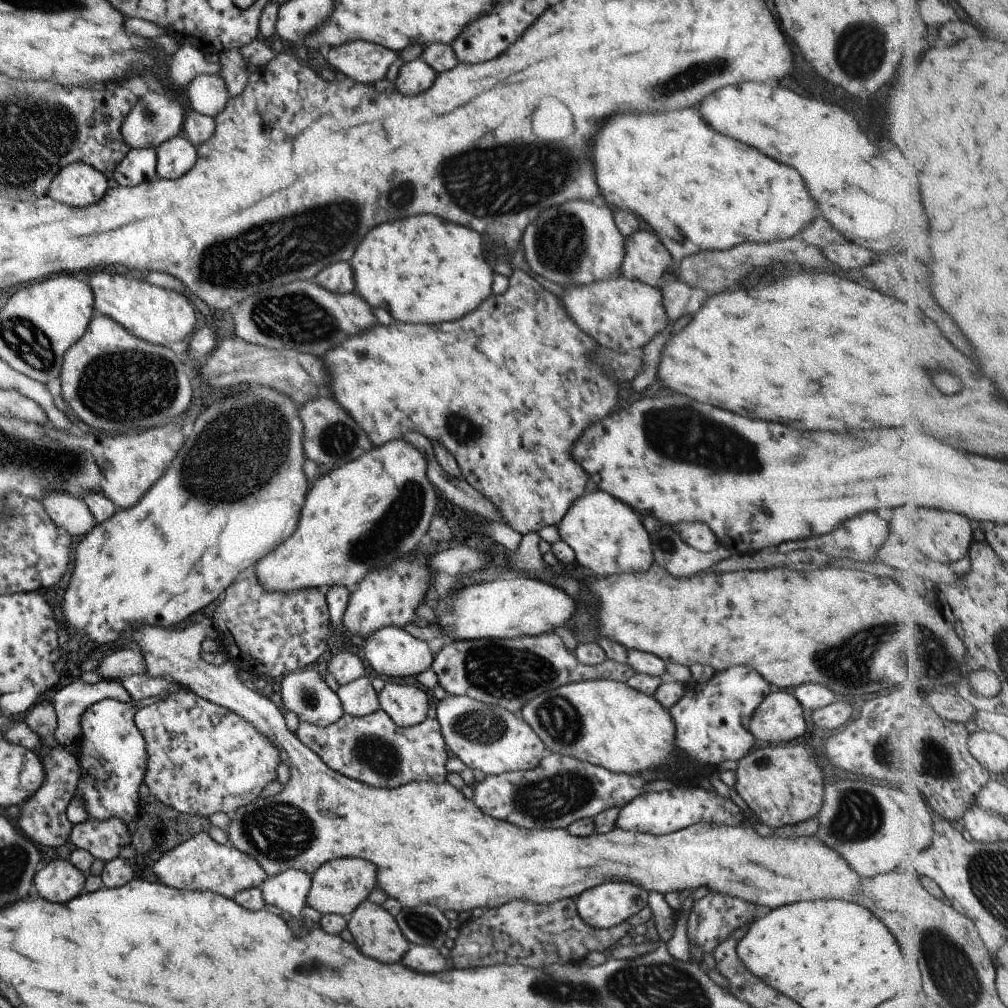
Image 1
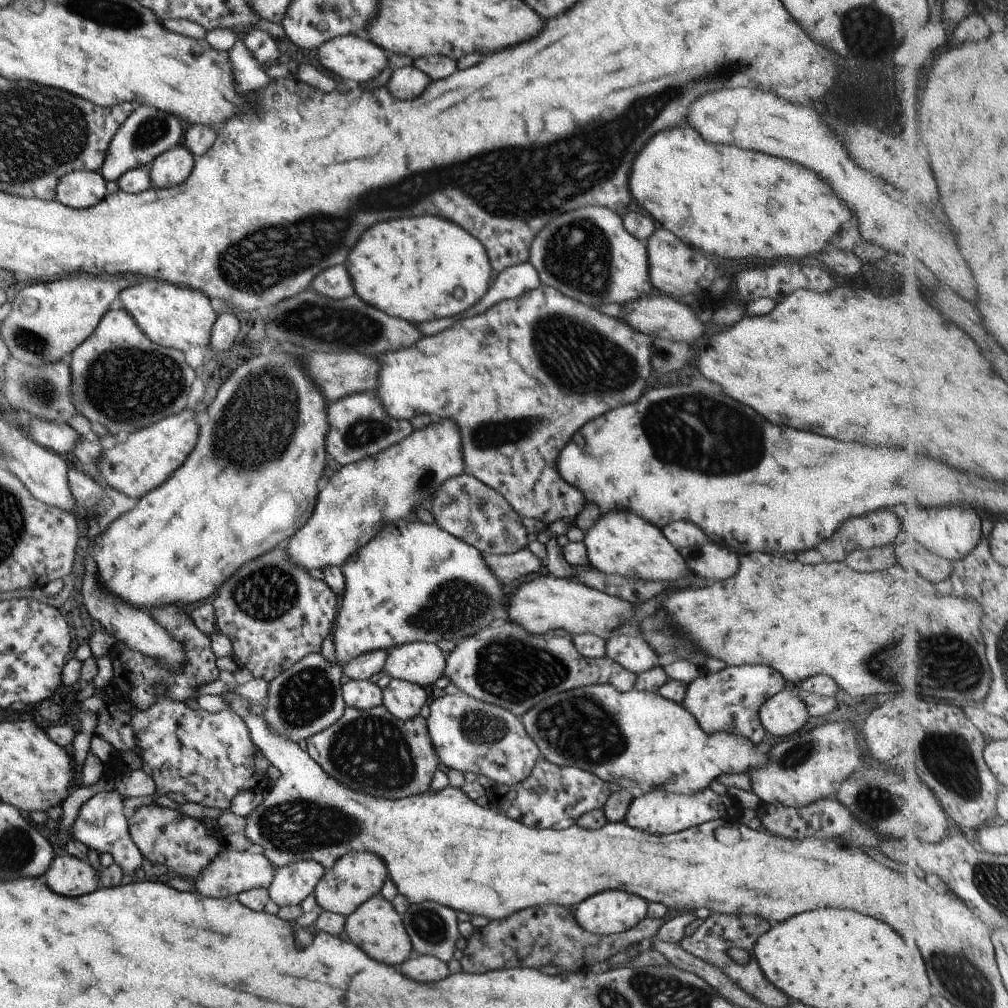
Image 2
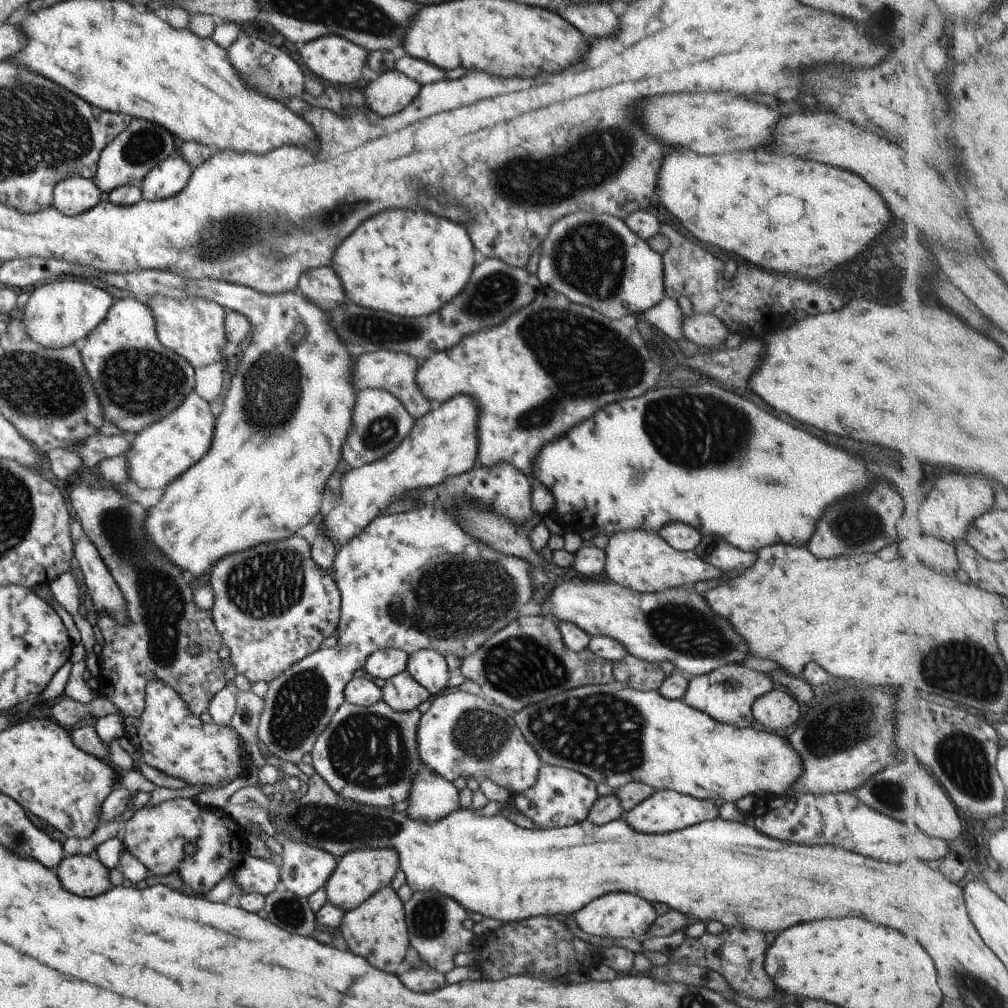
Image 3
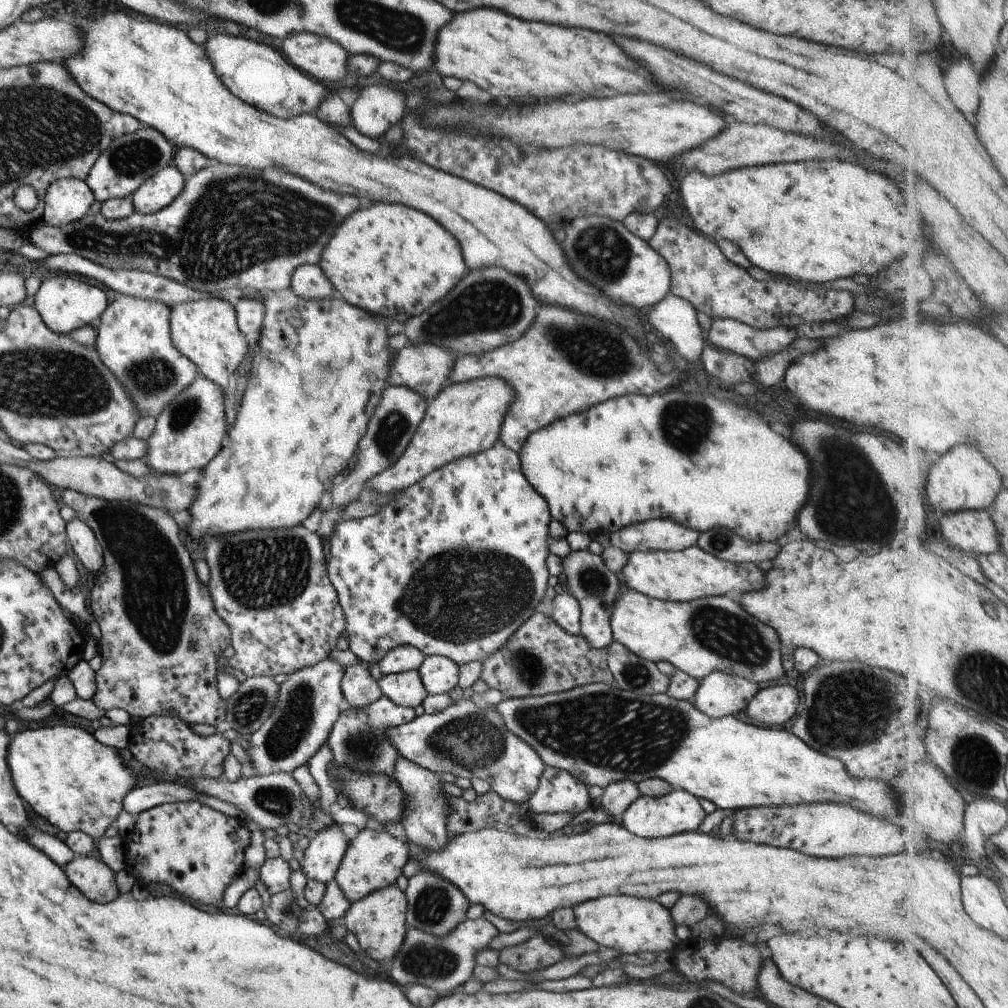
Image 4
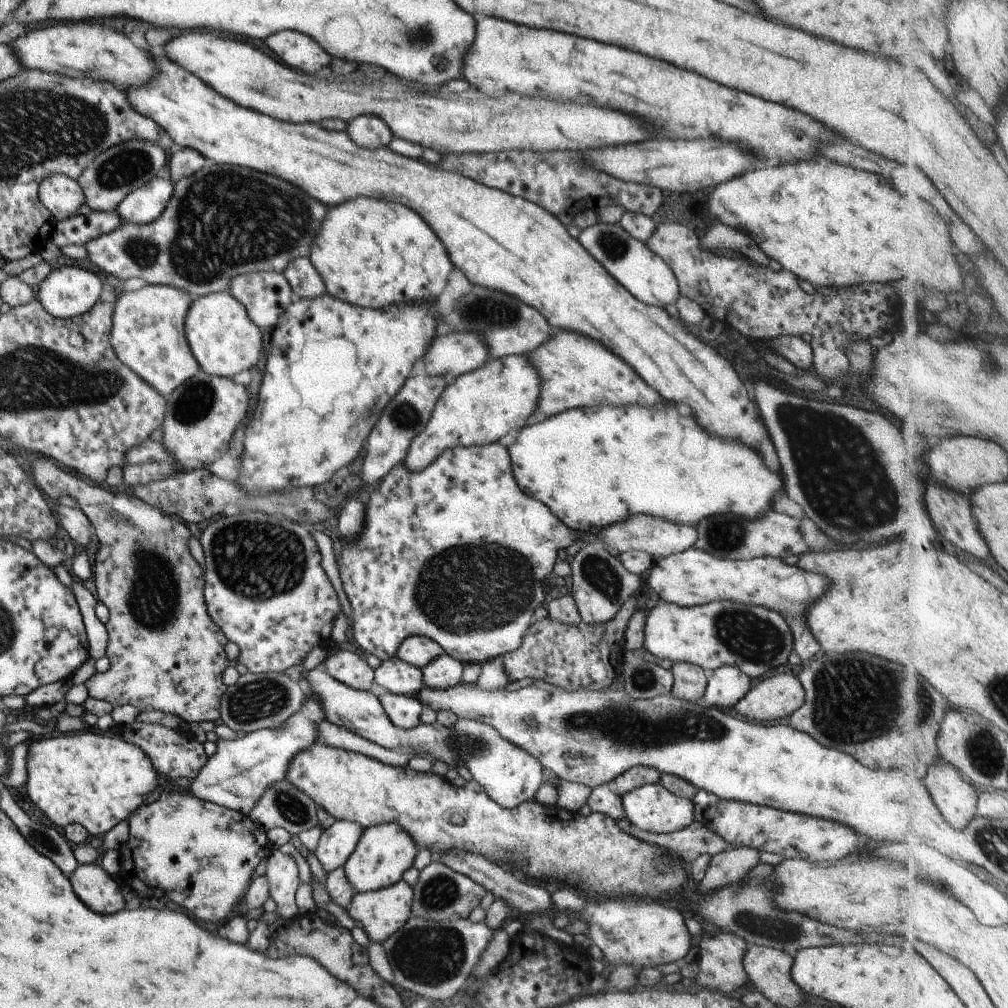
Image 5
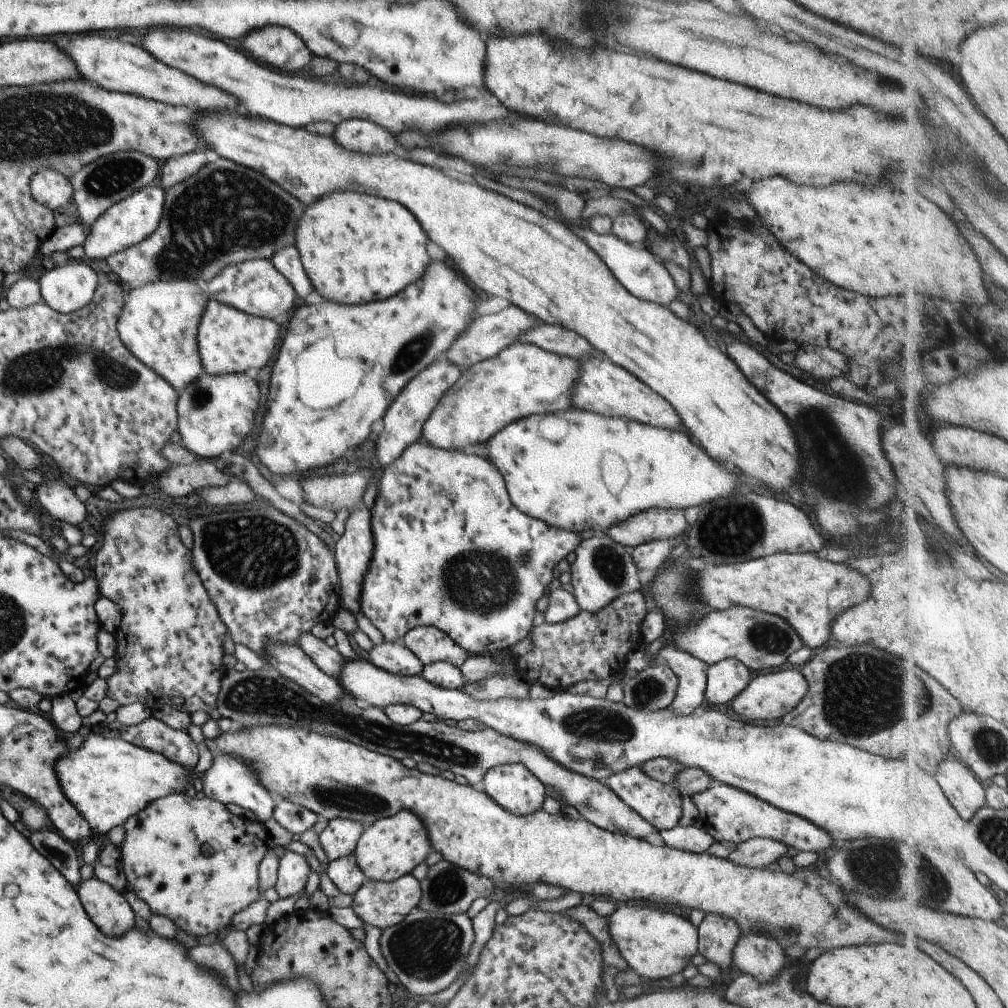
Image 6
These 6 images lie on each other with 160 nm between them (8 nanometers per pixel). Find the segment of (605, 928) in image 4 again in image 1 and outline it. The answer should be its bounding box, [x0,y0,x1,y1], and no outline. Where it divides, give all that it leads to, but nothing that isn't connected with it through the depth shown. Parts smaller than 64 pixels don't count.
[574,881,647,930]

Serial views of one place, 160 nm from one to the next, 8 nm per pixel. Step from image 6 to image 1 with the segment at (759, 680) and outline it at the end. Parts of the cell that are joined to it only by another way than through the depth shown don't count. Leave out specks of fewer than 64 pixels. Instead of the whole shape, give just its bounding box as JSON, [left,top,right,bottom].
[748,692,805,743]

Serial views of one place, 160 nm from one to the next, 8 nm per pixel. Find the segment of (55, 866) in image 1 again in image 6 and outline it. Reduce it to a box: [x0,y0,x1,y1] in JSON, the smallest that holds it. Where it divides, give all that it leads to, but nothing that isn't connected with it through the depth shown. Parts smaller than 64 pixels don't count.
[77,876,134,938]

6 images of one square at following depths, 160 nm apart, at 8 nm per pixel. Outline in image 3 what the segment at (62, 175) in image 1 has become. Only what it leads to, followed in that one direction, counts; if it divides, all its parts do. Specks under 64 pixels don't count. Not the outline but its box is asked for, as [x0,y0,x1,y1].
[50,175,99,216]

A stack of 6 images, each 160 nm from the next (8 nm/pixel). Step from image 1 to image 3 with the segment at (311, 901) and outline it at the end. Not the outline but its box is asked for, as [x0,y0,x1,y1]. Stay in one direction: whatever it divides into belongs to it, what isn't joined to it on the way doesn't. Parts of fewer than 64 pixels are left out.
[324,847,399,912]

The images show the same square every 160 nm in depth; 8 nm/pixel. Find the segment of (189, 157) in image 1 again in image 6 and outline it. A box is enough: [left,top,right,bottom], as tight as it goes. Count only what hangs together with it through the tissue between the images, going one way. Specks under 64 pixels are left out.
[82,184,164,260]

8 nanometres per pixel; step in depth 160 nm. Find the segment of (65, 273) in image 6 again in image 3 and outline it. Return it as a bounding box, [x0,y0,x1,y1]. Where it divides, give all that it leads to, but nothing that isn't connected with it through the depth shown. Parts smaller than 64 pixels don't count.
[18,279,113,349]

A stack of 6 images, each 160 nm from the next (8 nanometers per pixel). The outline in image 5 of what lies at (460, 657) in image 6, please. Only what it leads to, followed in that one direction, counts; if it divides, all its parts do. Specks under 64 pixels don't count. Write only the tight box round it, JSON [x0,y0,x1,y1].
[396,635,445,668]

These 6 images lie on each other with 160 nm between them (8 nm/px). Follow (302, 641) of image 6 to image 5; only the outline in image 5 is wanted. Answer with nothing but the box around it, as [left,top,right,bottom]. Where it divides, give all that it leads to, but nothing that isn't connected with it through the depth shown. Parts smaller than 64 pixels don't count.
[321,650,374,691]

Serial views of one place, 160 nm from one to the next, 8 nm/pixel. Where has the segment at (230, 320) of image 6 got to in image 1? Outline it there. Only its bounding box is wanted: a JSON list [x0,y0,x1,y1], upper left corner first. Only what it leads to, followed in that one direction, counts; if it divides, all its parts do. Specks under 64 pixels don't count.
[86,272,200,346]

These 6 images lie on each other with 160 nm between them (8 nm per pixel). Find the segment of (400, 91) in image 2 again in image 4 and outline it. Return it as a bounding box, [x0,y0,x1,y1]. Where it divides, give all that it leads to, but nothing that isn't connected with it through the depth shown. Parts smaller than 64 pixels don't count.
[351,79,403,138]

